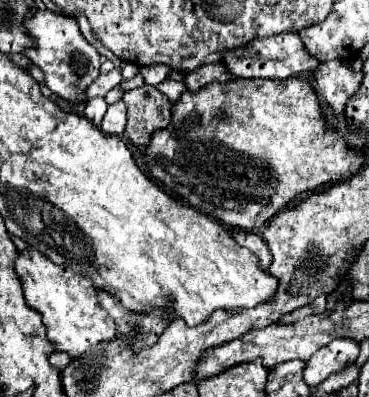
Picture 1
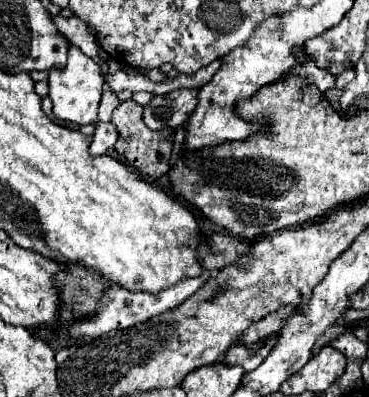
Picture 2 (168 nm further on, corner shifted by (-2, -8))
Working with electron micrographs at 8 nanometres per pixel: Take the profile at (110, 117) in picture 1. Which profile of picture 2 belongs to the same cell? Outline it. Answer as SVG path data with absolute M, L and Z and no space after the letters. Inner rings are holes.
M99 122L95 134L93 134L93 142L91 142L91 150L93 154L105 154L109 150L113 150L115 142L119 138L119 132L115 128L113 122Z

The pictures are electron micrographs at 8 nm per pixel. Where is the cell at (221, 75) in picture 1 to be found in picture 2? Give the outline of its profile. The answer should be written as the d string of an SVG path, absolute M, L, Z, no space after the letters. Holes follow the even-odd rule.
M181 88L163 96L155 96L145 106L145 124L149 128L177 128L189 120L197 106L199 88Z

